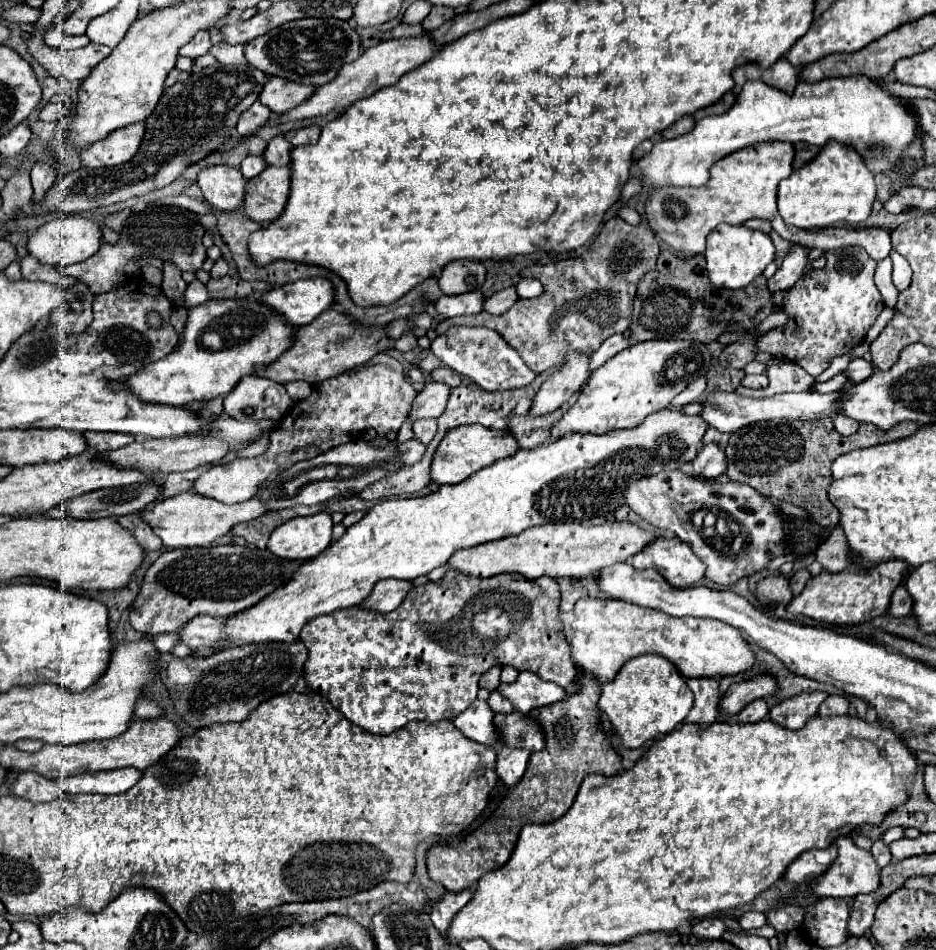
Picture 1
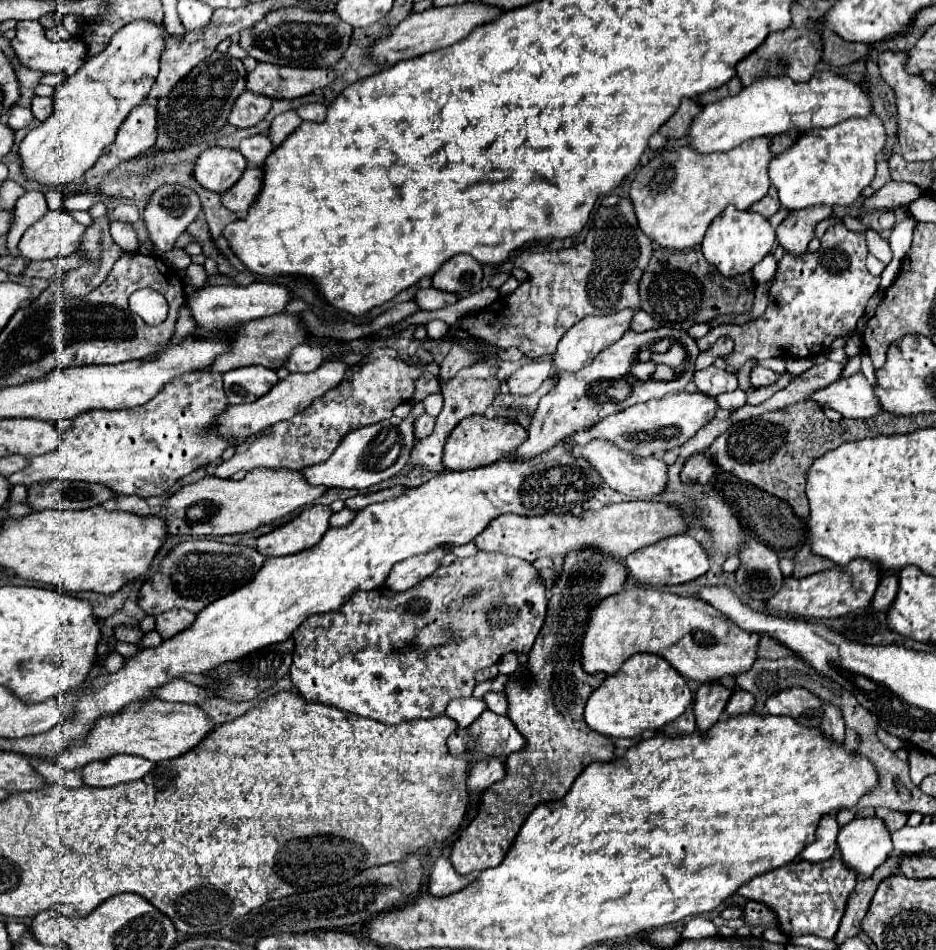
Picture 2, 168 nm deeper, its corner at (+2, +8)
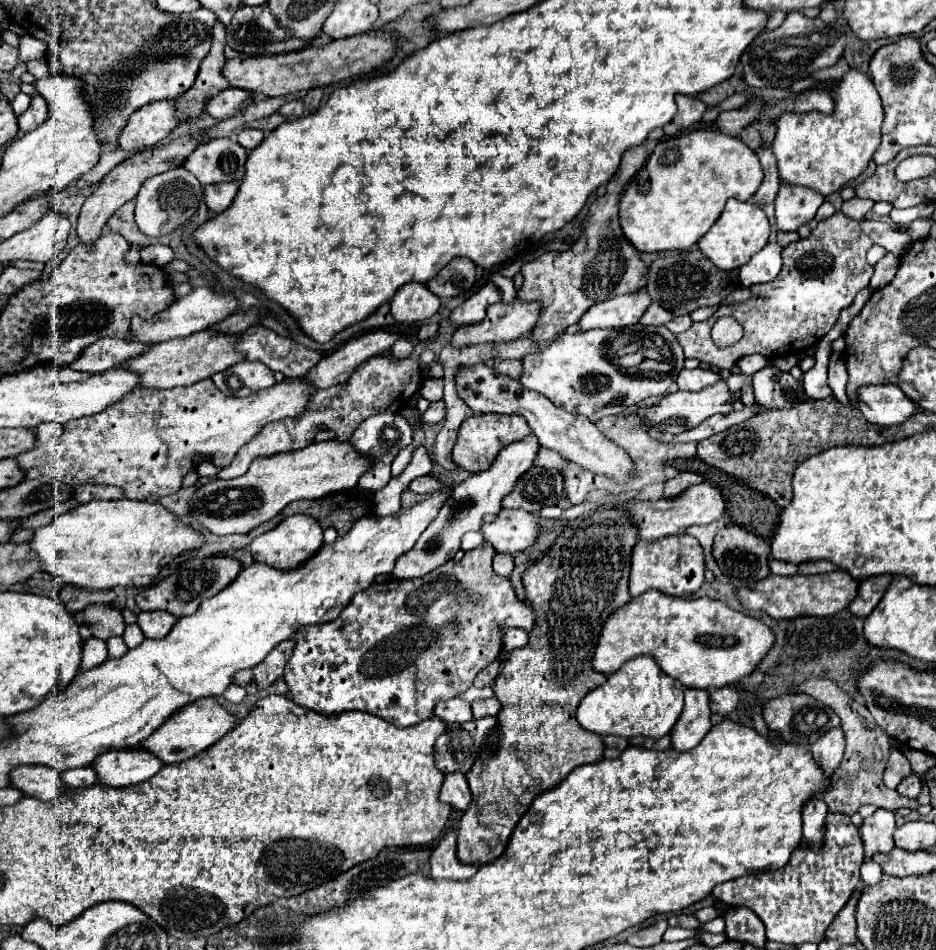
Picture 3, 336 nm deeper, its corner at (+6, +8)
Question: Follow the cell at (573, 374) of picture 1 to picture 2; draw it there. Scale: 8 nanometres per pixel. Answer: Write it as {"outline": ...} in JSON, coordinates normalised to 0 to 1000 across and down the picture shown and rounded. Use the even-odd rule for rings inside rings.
{"outline":[[[671,324],[671,326],[662,326],[662,328],[656,328],[656,331],[650,331],[650,333],[626,333],[624,337],[620,337],[607,352],[603,352],[603,356],[598,358],[596,362],[596,368],[592,373],[592,392],[590,396],[594,396],[596,389],[618,389],[618,387],[624,387],[632,381],[632,377],[645,368],[650,362],[662,358],[662,354],[667,349],[673,347],[673,339],[675,339],[675,333],[677,333],[679,326]]]}

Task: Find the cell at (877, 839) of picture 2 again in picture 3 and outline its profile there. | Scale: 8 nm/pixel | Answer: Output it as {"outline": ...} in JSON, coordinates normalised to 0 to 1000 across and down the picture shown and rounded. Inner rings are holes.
{"outline":[[[936,853],[932,859],[923,861],[919,869],[923,903],[929,905],[934,899],[949,899],[955,893],[955,884],[953,884],[955,874],[957,874],[955,855]]]}

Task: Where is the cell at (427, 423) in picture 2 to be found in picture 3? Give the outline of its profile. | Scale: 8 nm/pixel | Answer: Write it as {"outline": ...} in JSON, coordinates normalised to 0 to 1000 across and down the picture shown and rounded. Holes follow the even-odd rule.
{"outline":[[[462,423],[459,429],[451,436],[453,446],[468,446],[474,440],[474,423]]]}

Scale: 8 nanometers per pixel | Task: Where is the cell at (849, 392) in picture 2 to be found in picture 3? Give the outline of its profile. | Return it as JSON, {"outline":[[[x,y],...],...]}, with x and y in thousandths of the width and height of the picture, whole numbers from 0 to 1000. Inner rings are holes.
{"outline":[[[953,404],[917,408],[915,429],[923,436],[927,444],[940,448],[964,446],[970,438],[983,434],[976,425],[972,425],[966,413]]]}

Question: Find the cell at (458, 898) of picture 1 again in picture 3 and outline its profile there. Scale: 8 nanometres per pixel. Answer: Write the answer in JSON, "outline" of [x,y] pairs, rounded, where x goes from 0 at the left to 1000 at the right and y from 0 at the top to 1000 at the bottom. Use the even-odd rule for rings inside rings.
{"outline":[[[479,876],[459,901],[459,924],[464,926],[500,926],[509,920],[509,916],[511,912],[489,907],[485,876]]]}

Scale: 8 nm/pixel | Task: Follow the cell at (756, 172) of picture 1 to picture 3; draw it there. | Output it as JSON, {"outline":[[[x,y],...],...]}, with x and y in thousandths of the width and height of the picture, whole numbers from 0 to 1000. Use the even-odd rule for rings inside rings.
{"outline":[[[741,137],[709,145],[697,158],[686,181],[671,192],[662,208],[667,248],[684,265],[737,261],[763,238],[778,208],[801,211],[812,198],[814,187],[808,160],[791,145],[761,137]]]}

